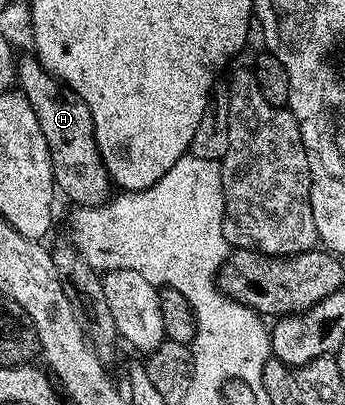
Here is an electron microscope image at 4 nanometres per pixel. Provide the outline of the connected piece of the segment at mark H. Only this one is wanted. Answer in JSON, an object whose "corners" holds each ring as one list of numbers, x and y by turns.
{"corners":[[34,55,18,58,17,85,25,99,29,99,29,107,33,107,37,123,41,123,45,143,49,143,49,159,56,190,62,196,64,193,75,207,106,203,113,193,111,177,103,166,103,157,99,154,98,143,95,142,95,117,86,100,56,79]]}

